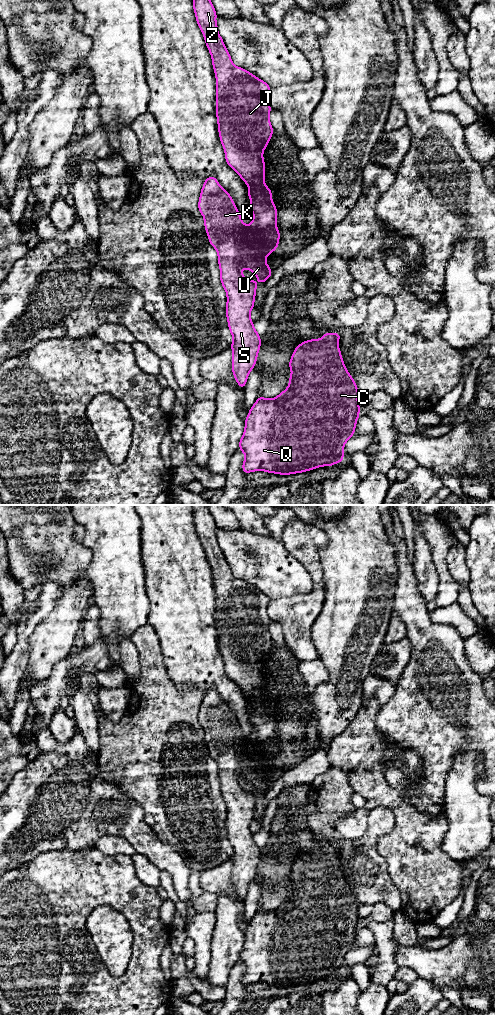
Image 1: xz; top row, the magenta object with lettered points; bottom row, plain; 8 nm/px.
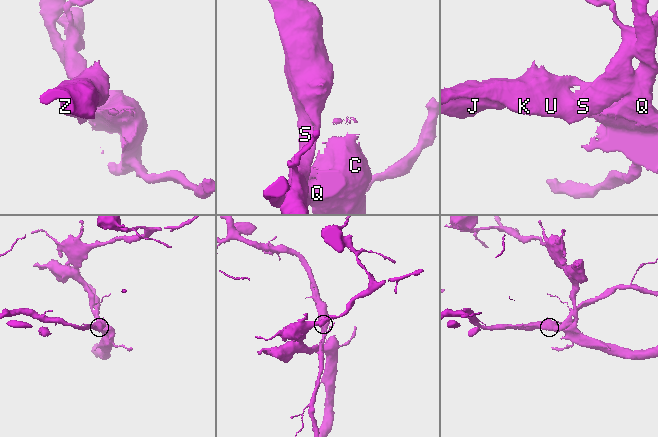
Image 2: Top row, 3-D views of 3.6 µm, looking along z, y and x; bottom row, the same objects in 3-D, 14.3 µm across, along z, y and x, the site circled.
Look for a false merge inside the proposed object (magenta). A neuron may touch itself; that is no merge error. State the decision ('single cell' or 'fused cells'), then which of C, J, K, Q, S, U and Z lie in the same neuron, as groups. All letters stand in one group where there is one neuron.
fused cells; groups C Q / J K S U Z

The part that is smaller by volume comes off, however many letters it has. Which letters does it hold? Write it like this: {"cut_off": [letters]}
{"cut_off": ["J", "K", "S", "U", "Z"]}

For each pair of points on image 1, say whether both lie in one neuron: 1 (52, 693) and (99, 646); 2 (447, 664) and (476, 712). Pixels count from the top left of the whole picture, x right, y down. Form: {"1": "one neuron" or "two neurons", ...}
{"1": "one neuron", "2": "one neuron"}

